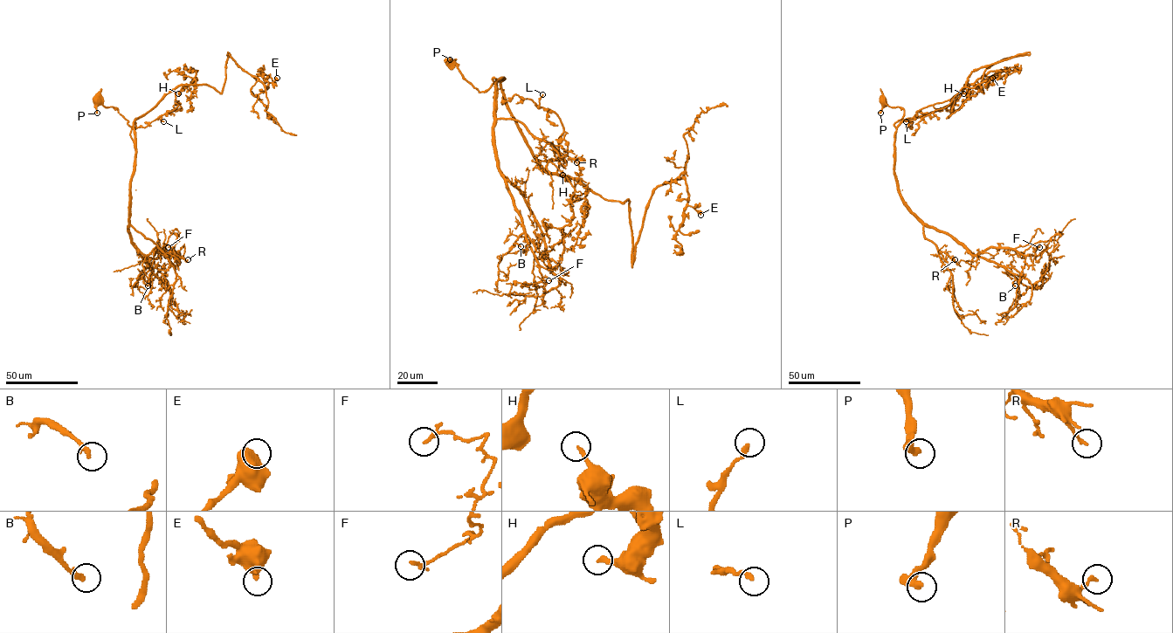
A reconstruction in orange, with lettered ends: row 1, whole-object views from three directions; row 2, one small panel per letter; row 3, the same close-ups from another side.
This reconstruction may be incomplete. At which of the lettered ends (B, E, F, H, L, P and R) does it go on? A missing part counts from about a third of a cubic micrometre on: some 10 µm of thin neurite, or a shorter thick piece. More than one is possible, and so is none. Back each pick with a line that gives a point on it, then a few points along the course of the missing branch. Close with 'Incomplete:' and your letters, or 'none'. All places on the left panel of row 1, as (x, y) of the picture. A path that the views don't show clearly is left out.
B: at (148, 285); missing branch runs (148, 285), (162, 310)
Incomplete: B

